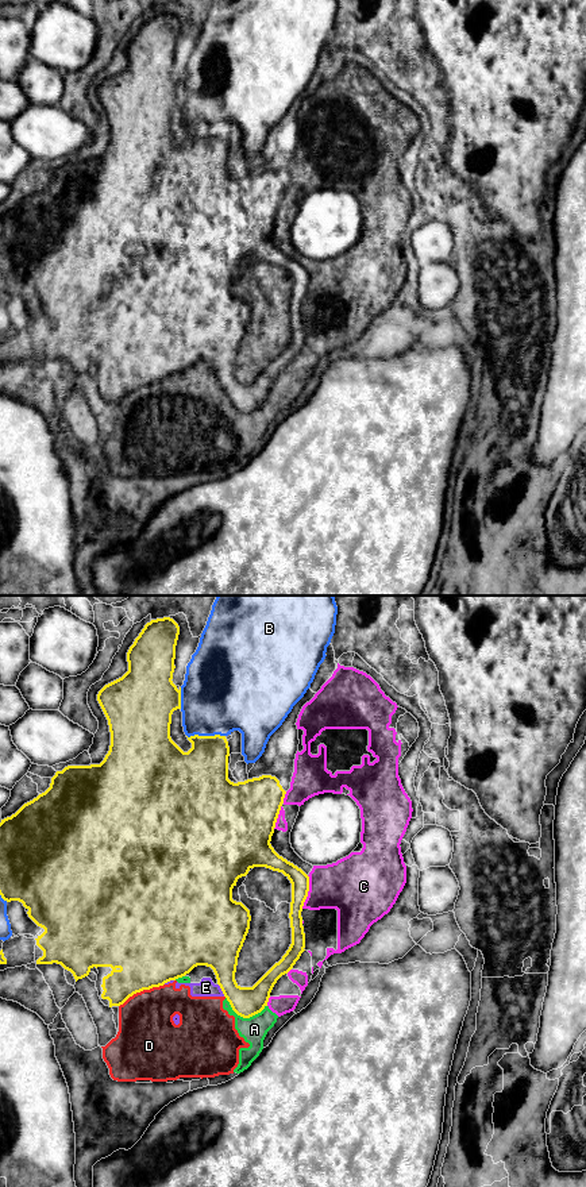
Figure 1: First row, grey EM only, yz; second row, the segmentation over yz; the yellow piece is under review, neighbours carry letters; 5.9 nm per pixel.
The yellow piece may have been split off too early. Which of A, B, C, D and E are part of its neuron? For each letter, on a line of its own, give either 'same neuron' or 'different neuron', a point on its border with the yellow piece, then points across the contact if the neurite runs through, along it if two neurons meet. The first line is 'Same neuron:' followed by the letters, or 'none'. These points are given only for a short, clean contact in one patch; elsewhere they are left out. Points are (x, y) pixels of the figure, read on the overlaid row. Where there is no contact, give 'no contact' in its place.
Same neuron: none
A: different neuron; contact yz (243, 1017)
B: different neuron; contact yz (205, 736)
C: different neuron; contact yz (308, 890)
D: different neuron; contact yz (141, 990)
E: different neuron; contact yz (222, 990)

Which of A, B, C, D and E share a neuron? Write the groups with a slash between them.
A C D E / B

